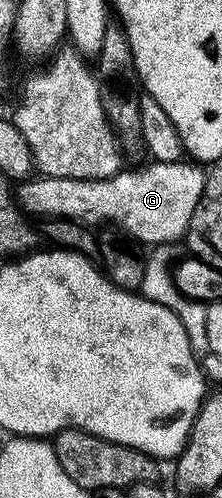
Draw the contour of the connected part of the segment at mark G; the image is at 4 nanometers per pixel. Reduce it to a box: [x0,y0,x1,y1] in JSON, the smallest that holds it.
[17,160,206,246]

